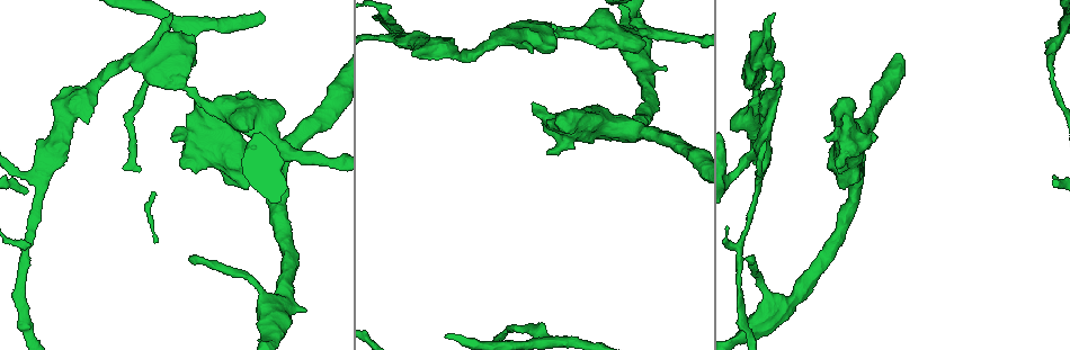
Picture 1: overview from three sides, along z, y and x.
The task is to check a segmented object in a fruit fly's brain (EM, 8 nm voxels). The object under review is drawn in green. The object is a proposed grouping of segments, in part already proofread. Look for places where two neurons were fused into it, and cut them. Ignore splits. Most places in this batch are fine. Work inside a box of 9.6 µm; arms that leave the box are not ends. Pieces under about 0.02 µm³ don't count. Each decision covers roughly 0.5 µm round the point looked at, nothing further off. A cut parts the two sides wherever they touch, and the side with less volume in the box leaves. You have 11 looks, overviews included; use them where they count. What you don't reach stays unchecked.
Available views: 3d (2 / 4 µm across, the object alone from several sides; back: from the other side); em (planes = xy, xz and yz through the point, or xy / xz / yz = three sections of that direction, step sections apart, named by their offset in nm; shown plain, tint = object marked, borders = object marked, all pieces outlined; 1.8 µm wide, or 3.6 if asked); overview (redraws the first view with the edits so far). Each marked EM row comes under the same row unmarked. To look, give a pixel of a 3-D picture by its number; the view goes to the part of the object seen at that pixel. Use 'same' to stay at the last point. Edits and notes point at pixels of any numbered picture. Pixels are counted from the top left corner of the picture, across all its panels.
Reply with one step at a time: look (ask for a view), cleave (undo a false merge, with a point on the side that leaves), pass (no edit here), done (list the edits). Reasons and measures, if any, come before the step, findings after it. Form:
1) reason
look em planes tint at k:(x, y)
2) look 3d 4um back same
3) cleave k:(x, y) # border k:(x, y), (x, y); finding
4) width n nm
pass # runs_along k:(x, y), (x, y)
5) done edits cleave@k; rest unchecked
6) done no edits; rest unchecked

three-way junction
look em yz step 16 tint at 1:(385, 18)

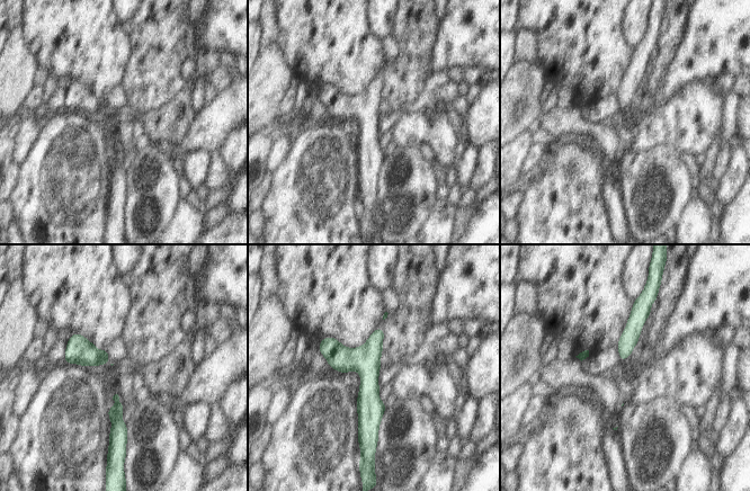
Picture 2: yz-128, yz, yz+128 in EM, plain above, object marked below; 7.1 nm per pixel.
pass # runs_along 2:(380, 330), (368, 355), (368, 438); continuous, no second neuron

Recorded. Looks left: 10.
thin arm on a thick one
look 3d 4um at 1:(37, 172)

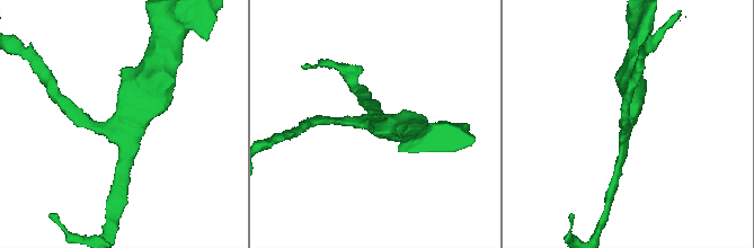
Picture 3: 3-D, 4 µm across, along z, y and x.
arms 3
look em xy step 16 tint at 3:(126, 120)

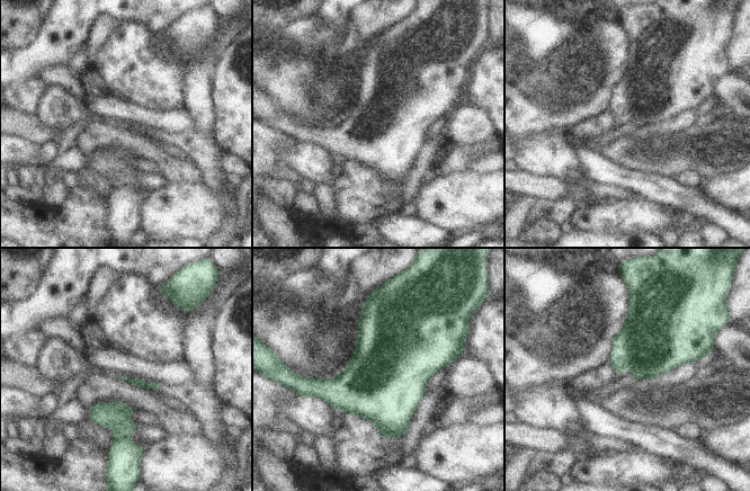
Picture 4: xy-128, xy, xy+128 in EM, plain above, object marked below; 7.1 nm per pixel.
width 60 nm
pass # all the same neuron

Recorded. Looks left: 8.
look em 3.6um planes tint at 1:(757, 75)

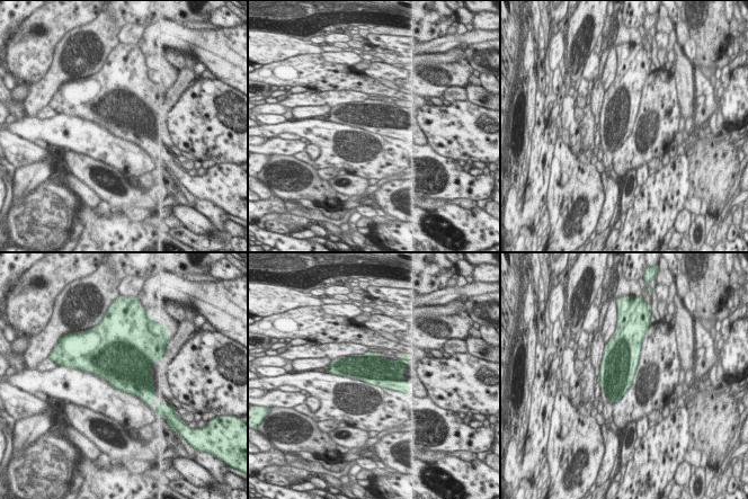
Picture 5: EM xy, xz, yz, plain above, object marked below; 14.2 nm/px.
width 420 nm
pass # one neuron here

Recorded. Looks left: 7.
look 3d 2um at 1:(642, 33)

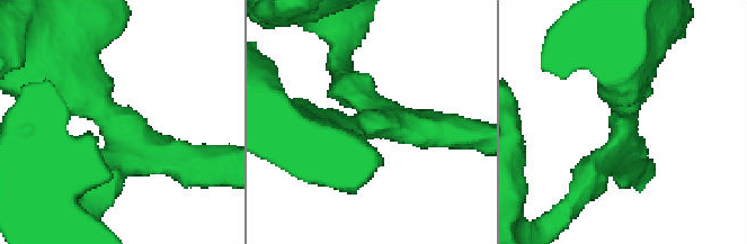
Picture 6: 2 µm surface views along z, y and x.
look em planes tint at 6:(372, 121)

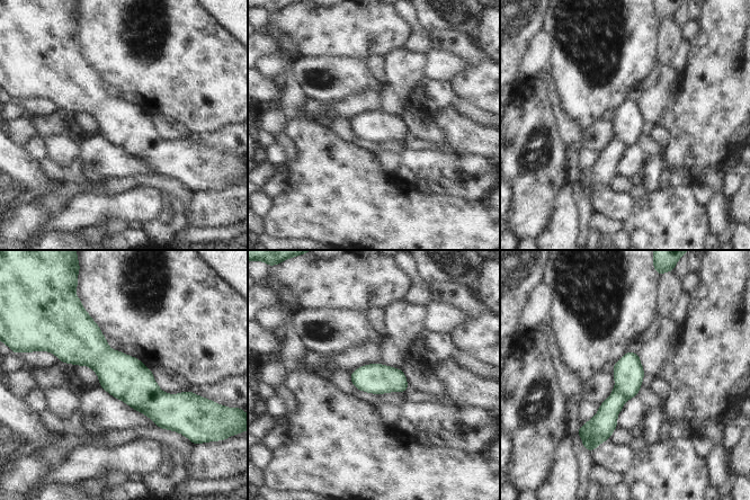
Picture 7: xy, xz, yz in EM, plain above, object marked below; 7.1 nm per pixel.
pass # runs_along 7:(59, 353), (185, 400); all the same neuron

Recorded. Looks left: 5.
done no edits; rest unchecked

